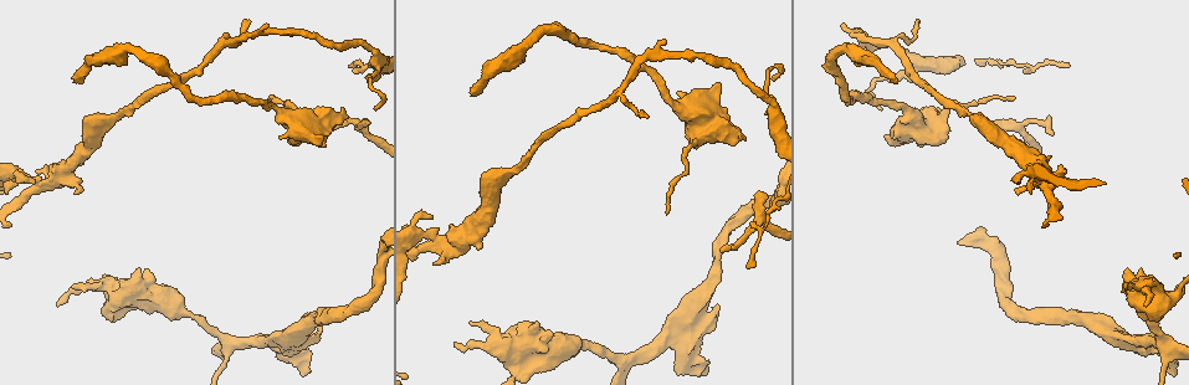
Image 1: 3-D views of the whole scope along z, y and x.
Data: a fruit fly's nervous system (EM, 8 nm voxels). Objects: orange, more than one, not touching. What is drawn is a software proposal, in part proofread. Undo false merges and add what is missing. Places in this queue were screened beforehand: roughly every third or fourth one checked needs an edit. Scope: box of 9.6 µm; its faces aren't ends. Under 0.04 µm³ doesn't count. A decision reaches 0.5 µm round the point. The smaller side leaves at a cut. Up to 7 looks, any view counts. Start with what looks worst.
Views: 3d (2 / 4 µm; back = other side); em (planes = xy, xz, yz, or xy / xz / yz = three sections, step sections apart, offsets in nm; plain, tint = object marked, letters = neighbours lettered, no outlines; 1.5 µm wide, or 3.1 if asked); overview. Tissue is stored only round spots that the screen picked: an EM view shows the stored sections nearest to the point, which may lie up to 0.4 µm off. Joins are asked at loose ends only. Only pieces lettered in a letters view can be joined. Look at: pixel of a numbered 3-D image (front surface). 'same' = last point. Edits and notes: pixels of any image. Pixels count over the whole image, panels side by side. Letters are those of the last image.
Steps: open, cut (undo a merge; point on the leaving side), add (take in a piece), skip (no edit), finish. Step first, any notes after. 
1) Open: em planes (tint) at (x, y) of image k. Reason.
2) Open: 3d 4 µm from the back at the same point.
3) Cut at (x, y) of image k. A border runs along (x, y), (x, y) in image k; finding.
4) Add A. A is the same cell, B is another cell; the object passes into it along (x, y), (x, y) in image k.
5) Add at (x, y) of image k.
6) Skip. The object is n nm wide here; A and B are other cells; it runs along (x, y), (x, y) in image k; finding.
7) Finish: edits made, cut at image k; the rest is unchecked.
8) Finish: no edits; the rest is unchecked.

Open: em planes (plain) at (43, 186) of image 1. Narrows sharply.

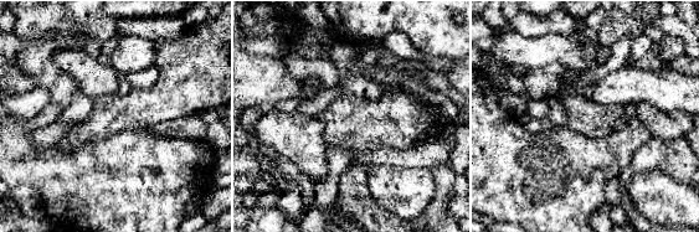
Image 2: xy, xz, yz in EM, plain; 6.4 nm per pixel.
Open: em planes (letters) at the same point.

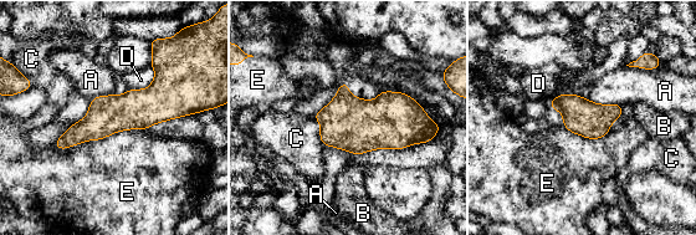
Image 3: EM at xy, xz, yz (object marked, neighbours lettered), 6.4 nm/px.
Cut at (553, 105) of image 3. The object is 240 nm wide here; A, B, C, D and E are other cells; a border runs along (552, 100), (563, 111) in image 3; a second cell is stuck on.

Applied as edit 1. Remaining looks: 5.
Open: em planes (letters) at (668, 213) of image 1. Long arm stops here.

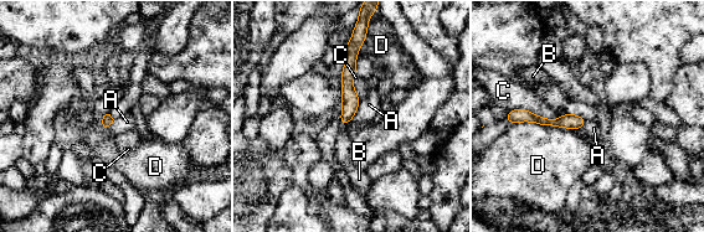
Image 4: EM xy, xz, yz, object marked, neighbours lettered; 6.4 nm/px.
Skip. The longest contact is with D, 380 nm; A, B, C and D are other cells; no lettered piece goes on from it.

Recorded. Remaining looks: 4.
Open: em planes (tint) at (913, 62) of image 1. Thick turns thin.

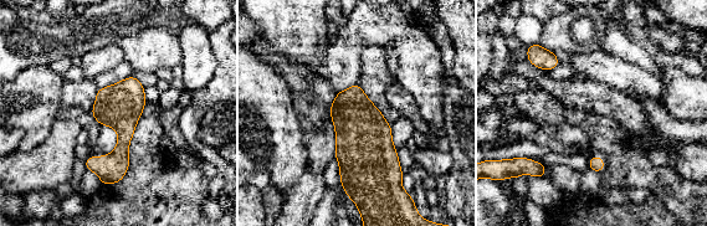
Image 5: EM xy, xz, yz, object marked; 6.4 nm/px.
Open: em planes (letters) at the same point. What lies round it.

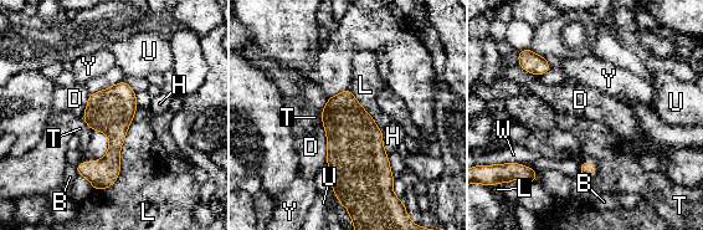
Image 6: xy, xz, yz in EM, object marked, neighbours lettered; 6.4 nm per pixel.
Skip. The object is 280 nm wide here; B, D, H, L, T, U, W and Y are other cells; a border runs along (138, 107), (117, 179), (95, 190) in image 6; continuous, no second cell.

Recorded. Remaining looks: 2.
Finish: edits made, cut at image 3; the rest is unchecked.

